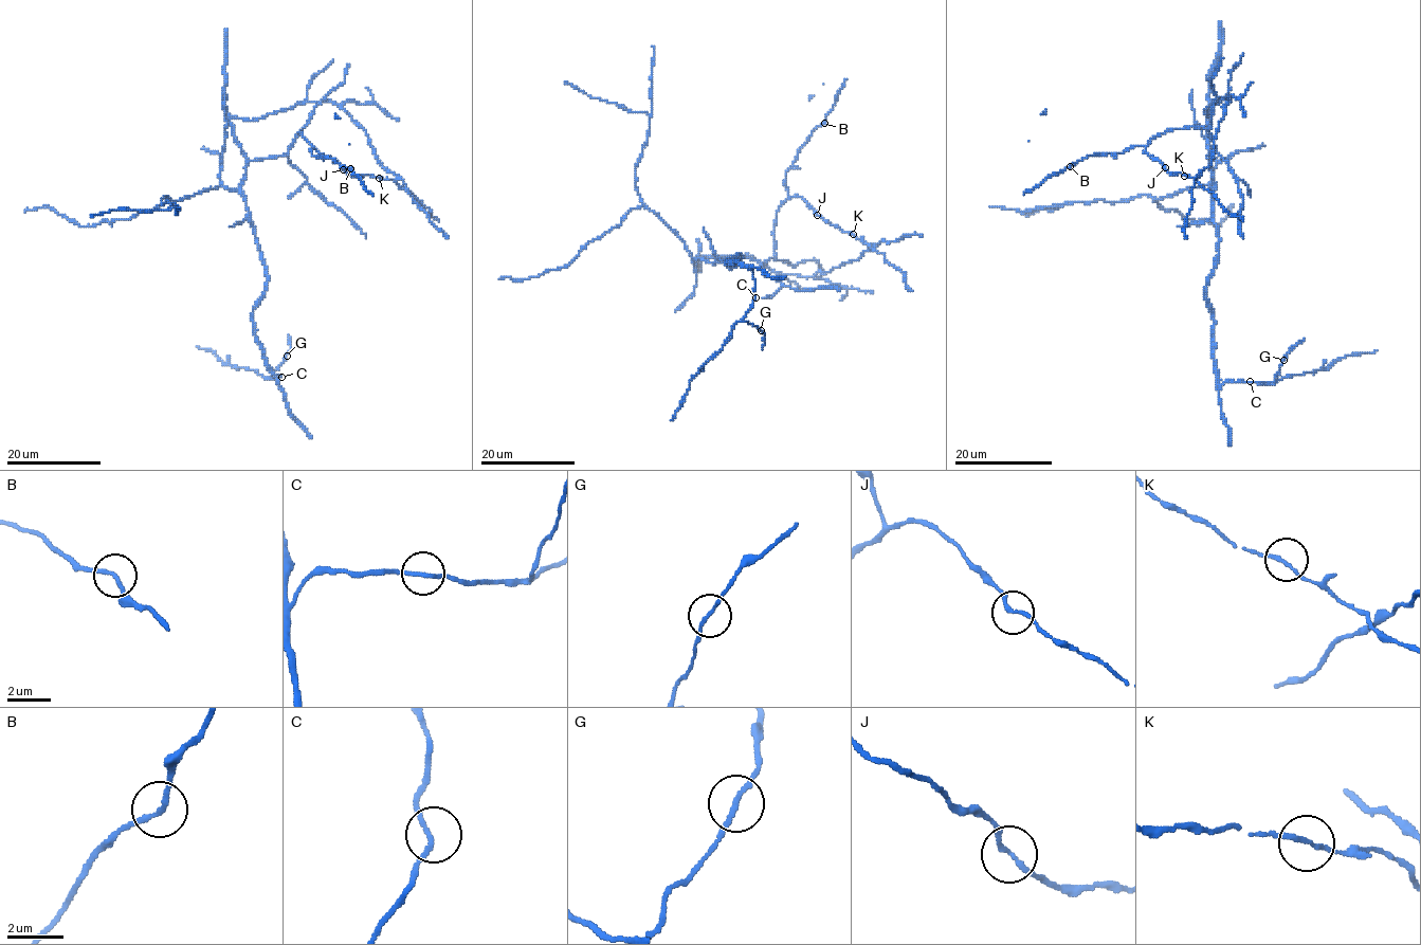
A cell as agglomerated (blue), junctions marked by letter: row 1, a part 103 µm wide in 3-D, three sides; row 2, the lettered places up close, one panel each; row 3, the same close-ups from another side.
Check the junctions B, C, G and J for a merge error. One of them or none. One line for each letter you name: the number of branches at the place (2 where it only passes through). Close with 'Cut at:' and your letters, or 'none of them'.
Cut at: none of them

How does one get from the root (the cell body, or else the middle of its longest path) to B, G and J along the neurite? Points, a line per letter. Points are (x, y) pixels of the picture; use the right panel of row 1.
B: (1212, 198), (1215, 178), (1208, 156), (1215, 143), (1202, 127), (1168, 129), (1146, 145), (1090, 155), (1070, 166)
G: (1212, 198), (1218, 256), (1206, 303), (1213, 313), (1216, 379), (1220, 386), (1225, 381), (1273, 383), (1283, 360)
J: (1212, 198), (1215, 178), (1208, 156), (1215, 143), (1206, 128), (1172, 128), (1155, 135), (1145, 151), (1164, 167)

